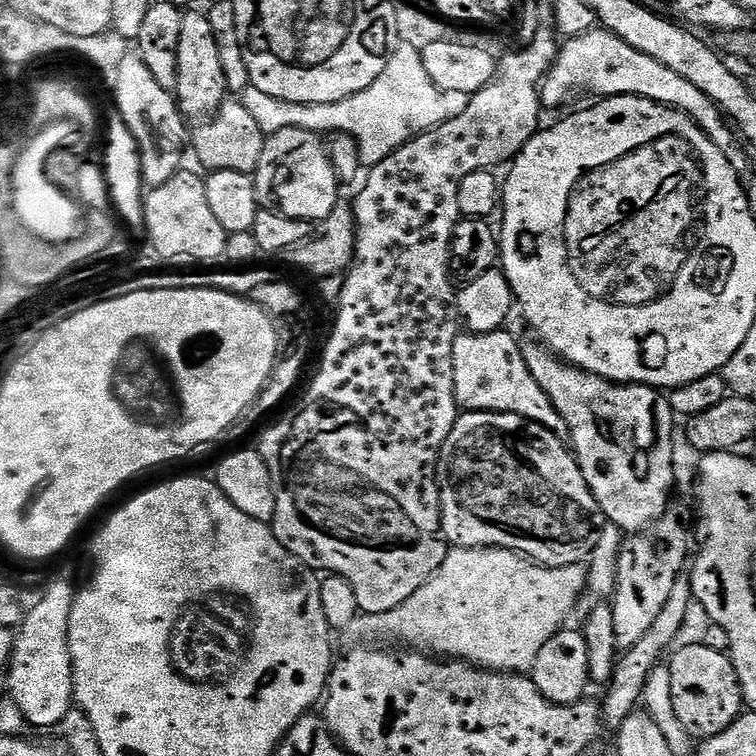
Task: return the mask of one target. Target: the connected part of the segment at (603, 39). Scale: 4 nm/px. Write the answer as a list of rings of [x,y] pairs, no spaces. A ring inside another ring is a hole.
[[[603,26],[594,27],[586,34],[567,37],[561,43],[560,53],[539,90],[540,103],[545,109],[556,108],[579,92],[589,92],[592,98],[637,96],[665,104],[692,119],[726,156],[727,162],[730,162],[737,175],[741,178],[747,177],[749,153],[730,127],[720,107],[710,98],[706,98],[706,94],[702,94],[698,86],[693,86],[687,78],[682,78],[682,74],[674,74],[670,66],[662,66],[662,62],[650,58],[650,54],[642,54],[642,50],[626,46],[622,38],[618,38]]]

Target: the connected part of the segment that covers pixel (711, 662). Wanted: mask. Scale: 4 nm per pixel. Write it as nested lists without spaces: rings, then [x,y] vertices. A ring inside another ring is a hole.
[[[699,642],[679,648],[671,653],[672,660],[670,656],[667,661],[674,714],[688,731],[689,737],[707,738],[722,734],[722,730],[729,728],[746,708],[732,657],[718,650],[710,650],[710,646]]]

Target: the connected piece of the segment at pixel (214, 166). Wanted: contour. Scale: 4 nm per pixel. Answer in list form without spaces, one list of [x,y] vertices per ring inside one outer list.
[[[236,98],[225,99],[220,109],[203,121],[201,128],[194,127],[190,132],[190,148],[196,151],[196,160],[201,169],[208,172],[218,170],[238,170],[238,174],[252,176],[262,162],[265,135],[258,126],[258,121],[246,111],[243,102]]]

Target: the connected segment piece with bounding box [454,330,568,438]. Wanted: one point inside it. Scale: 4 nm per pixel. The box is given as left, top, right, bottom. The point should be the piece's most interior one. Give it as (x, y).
(490, 374)

